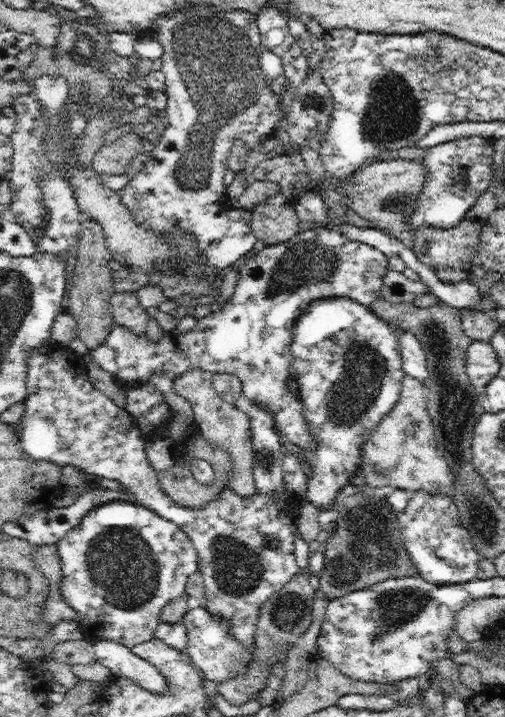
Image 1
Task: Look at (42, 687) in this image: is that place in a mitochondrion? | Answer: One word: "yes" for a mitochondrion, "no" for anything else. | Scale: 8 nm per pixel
no

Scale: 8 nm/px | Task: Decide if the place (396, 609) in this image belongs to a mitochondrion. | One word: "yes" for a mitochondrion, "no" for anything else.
yes

